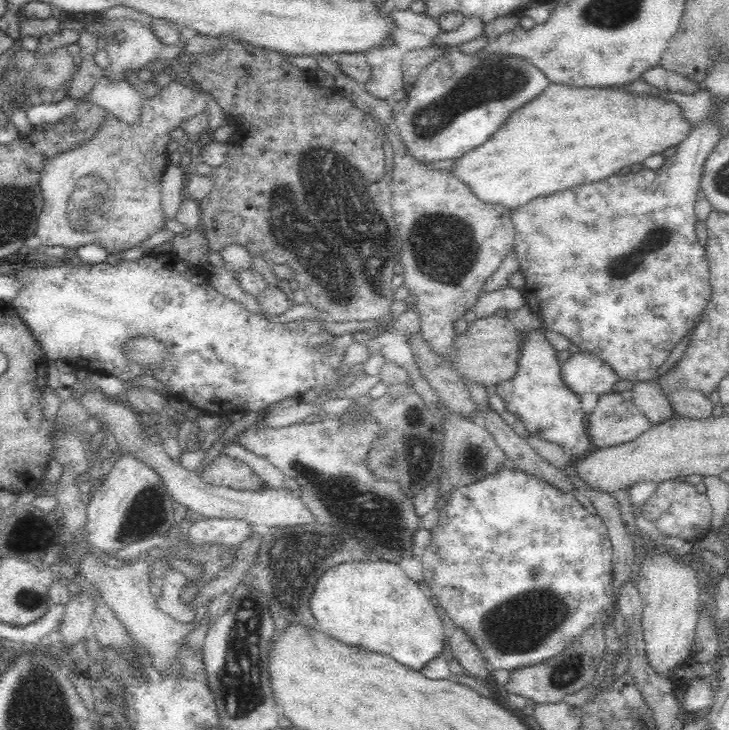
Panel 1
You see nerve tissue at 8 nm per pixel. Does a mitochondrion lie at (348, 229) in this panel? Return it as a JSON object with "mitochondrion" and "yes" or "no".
{"mitochondrion":"yes"}

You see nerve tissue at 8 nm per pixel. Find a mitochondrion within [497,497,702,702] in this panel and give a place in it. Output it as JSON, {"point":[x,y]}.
{"point":[565,672]}

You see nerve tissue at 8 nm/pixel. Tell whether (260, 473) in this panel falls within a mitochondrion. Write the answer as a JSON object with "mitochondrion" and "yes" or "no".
{"mitochondrion":"no"}

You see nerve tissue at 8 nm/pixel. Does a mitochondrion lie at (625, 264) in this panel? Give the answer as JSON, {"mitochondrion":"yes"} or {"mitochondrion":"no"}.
{"mitochondrion":"yes"}

